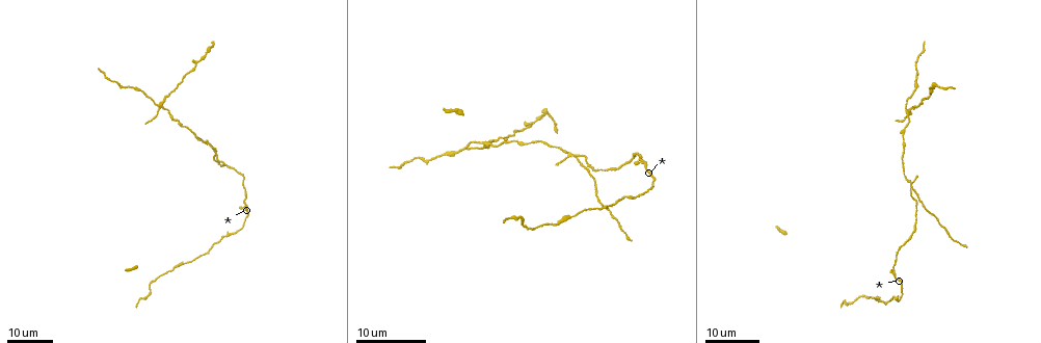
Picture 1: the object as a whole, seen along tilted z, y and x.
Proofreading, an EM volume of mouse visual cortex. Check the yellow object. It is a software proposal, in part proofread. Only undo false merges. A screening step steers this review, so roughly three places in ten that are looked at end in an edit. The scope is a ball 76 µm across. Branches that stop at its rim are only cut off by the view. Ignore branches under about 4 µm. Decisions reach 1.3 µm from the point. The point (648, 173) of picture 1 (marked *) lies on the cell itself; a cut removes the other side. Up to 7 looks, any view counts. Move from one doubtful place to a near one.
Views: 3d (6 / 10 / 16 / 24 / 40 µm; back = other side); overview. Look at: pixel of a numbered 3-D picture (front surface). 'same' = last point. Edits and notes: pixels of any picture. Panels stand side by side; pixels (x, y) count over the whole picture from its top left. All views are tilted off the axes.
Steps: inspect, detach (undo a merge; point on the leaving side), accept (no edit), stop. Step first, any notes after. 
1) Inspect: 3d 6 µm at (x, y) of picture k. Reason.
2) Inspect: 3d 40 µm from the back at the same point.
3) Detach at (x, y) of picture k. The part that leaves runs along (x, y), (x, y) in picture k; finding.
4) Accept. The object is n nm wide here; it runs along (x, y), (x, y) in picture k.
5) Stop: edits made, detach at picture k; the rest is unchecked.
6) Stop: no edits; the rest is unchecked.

Inspect: 3d 24 µm at (212, 146) of picture 1. A fork.

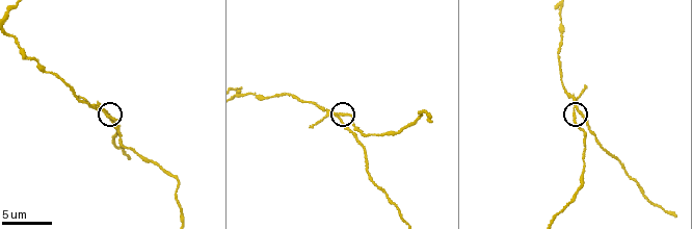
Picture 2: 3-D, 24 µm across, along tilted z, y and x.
Inspect: 3d 10 µm at (575, 110) of picture 2.

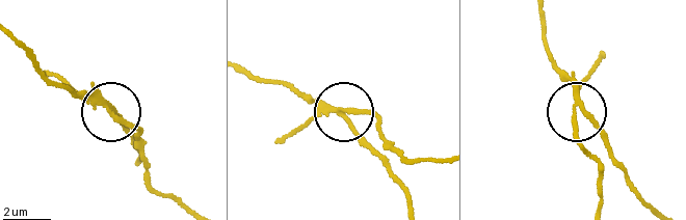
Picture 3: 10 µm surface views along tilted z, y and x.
Detach at (299, 130) of picture 3. The object is 190 nm wide here; the part that leaves runs along (327, 111), (345, 120), (404, 188), (411, 208) in picture 3; a second cell is stuck on.

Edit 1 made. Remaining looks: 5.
Inspect: overview.

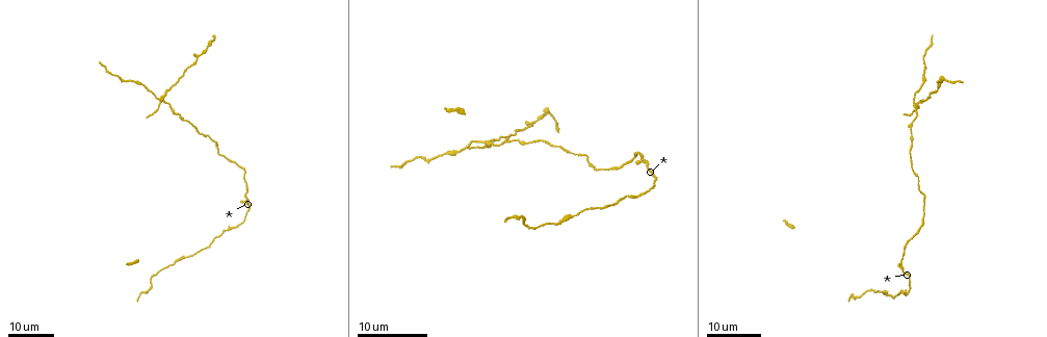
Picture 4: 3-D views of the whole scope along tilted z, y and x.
Inspect: 3d 16 µm at (486, 139) of picture 4. Branch point.

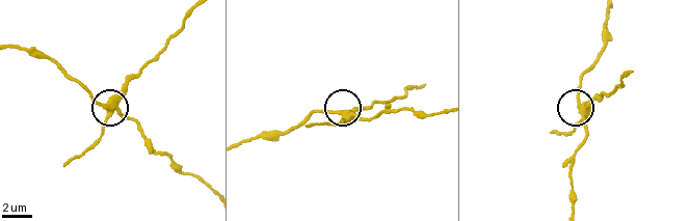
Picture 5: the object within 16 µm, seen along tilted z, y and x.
Inspect: 3d 10 µm at (109, 100) of picture 5.

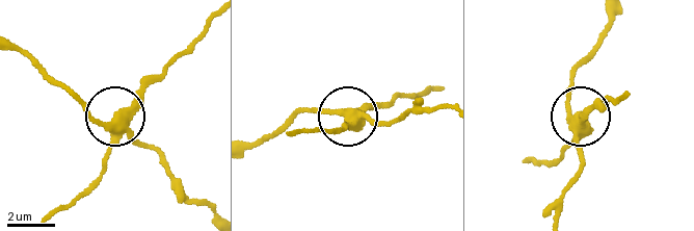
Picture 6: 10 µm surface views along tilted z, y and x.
Detach at (139, 94) of picture 6. The object is 370 nm wide here; the part that leaves runs along (122, 123), (211, 22) in picture 6; two cells meet here.

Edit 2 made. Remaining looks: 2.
Stop: edits made, detach at picture 3, detach at picture 6; the rest is unchecked.

